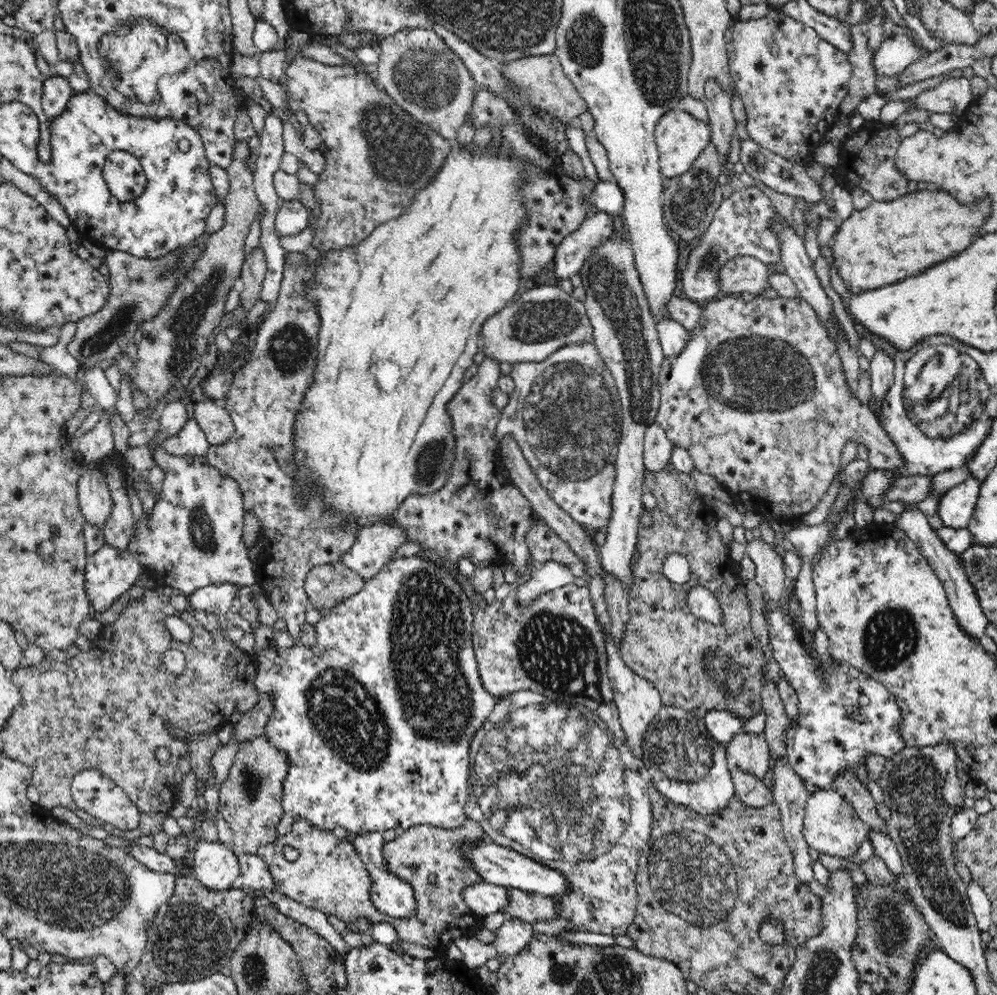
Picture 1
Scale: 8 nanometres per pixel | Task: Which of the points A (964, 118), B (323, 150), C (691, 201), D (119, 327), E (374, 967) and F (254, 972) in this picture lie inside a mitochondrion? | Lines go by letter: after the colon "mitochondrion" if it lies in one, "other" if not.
A: other
B: other
C: mitochondrion
D: mitochondrion
E: other
F: mitochondrion

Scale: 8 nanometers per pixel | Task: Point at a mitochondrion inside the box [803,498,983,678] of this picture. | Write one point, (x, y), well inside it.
(890, 637)

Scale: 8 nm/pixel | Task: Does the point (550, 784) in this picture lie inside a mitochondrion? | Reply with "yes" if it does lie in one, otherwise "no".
yes

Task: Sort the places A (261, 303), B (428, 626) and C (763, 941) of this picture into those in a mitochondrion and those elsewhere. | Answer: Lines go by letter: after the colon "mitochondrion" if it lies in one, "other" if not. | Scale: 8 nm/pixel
A: other
B: mitochondrion
C: other

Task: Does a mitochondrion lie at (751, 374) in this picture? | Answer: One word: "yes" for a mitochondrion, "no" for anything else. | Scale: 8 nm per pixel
yes

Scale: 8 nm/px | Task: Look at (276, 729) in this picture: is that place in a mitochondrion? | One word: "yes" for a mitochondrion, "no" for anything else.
no

